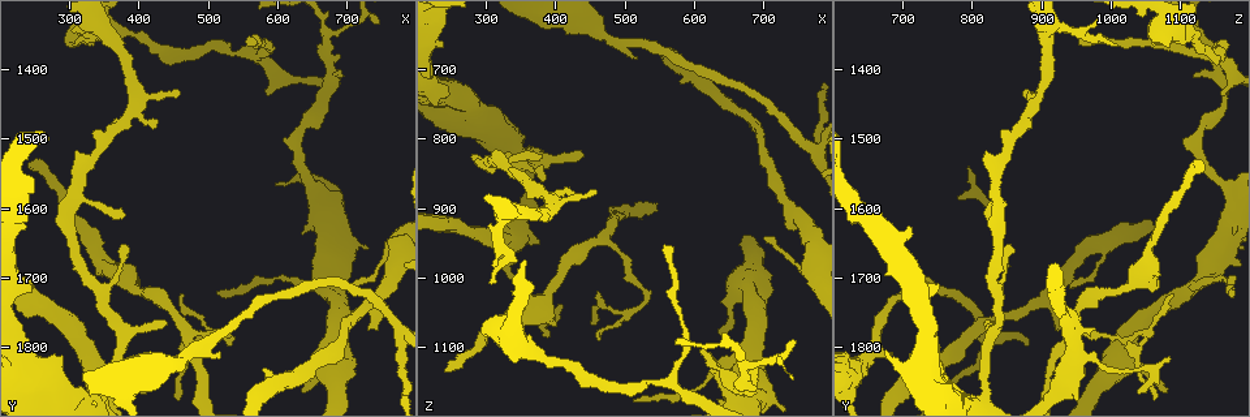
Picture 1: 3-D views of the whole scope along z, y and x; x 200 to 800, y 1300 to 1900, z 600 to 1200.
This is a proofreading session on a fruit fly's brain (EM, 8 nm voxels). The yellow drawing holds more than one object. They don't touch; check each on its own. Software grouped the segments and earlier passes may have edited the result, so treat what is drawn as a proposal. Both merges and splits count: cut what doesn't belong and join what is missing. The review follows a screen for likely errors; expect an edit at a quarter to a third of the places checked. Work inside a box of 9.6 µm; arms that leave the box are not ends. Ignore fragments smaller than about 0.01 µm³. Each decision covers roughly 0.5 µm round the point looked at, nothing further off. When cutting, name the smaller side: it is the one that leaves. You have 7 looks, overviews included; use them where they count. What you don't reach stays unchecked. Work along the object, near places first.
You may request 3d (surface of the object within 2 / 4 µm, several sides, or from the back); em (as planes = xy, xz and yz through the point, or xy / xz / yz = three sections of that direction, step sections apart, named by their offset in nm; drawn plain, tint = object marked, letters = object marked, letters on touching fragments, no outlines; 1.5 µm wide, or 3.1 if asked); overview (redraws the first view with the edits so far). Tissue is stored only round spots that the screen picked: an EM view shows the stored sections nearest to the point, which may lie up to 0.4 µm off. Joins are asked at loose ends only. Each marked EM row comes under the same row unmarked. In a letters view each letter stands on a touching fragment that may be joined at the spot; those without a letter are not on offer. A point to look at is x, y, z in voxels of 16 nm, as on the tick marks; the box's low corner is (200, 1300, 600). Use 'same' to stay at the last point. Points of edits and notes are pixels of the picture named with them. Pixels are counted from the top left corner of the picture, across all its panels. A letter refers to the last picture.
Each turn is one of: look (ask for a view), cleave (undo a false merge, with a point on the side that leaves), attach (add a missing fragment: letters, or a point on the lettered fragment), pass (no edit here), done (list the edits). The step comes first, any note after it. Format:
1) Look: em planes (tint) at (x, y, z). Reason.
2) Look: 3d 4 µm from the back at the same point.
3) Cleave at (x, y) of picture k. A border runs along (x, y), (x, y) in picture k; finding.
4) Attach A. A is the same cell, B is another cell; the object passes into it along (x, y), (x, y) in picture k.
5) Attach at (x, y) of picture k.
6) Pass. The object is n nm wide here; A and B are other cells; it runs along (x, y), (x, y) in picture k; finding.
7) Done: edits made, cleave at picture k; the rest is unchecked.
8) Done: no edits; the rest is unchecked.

Look: 3d 4 µm at (495, 1845, 915). A narrow waist.

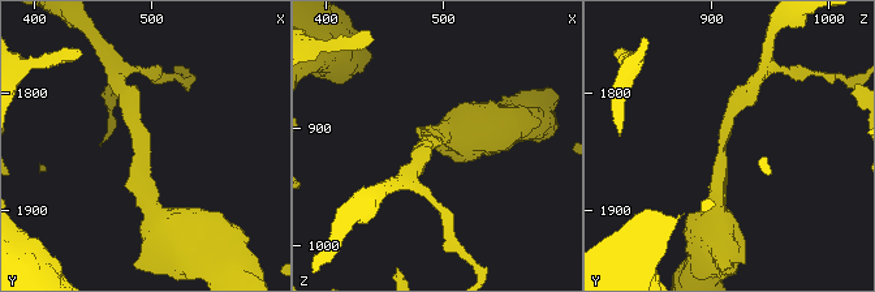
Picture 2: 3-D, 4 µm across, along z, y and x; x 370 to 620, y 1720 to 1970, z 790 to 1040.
Look: em yz step 4 (letters) at (494, 1848, 910). The arms are 220, 220 nm wide.

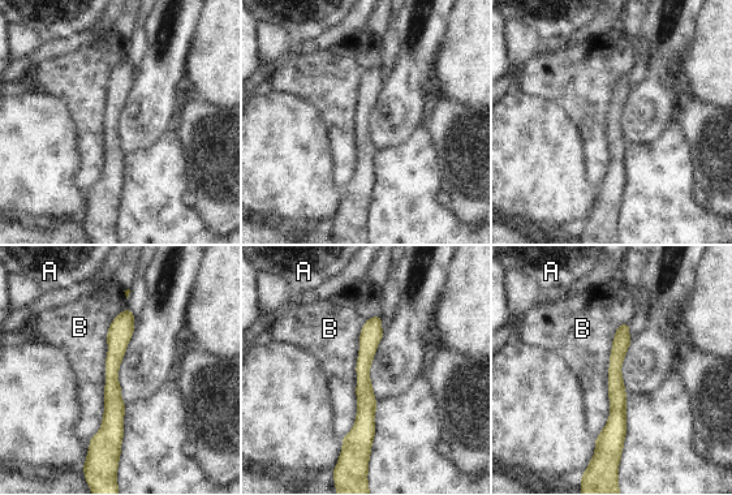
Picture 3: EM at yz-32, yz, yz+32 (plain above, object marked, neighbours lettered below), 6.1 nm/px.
Pass. A and B are other cells; it runs along (126, 313), (112, 361), (111, 448) in picture 3; continuous, no second cell.

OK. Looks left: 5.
Look: em yz step 8 (letters) at (725, 1770, 925). Branch stops here.

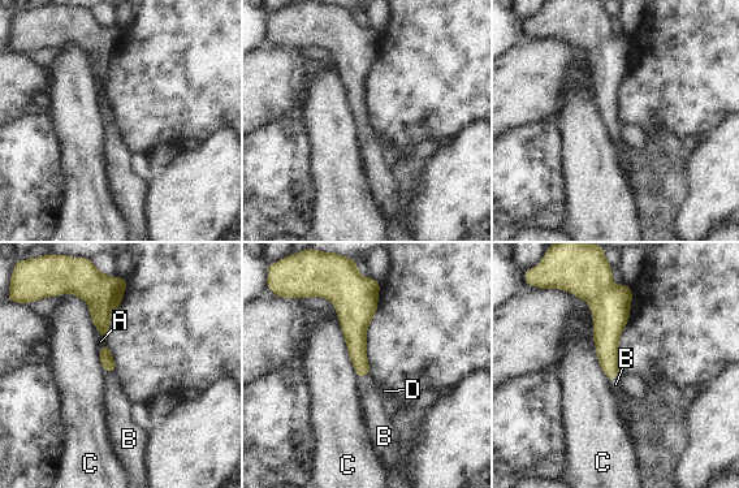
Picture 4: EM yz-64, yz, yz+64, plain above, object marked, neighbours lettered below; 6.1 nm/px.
Look: em planes (letters) at the same point. Another direction.

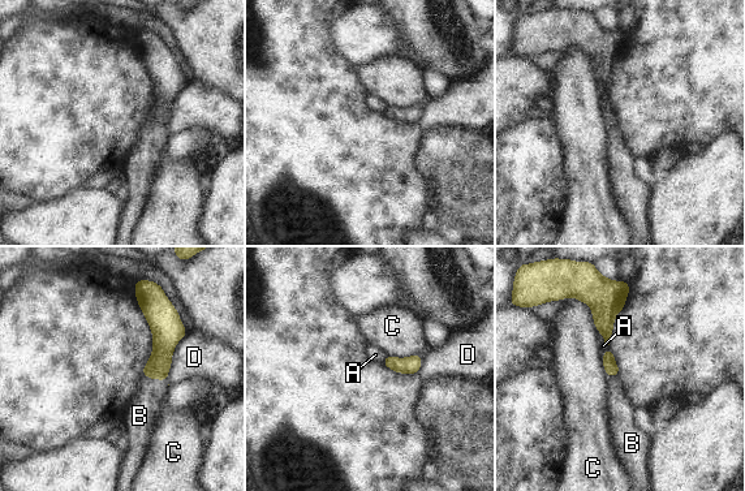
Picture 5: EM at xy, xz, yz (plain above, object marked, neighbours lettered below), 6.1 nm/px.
Attach B. B is the same cell, A, C and D are other cells; the cell continues.

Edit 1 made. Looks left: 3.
Look: overview. See it whole again.

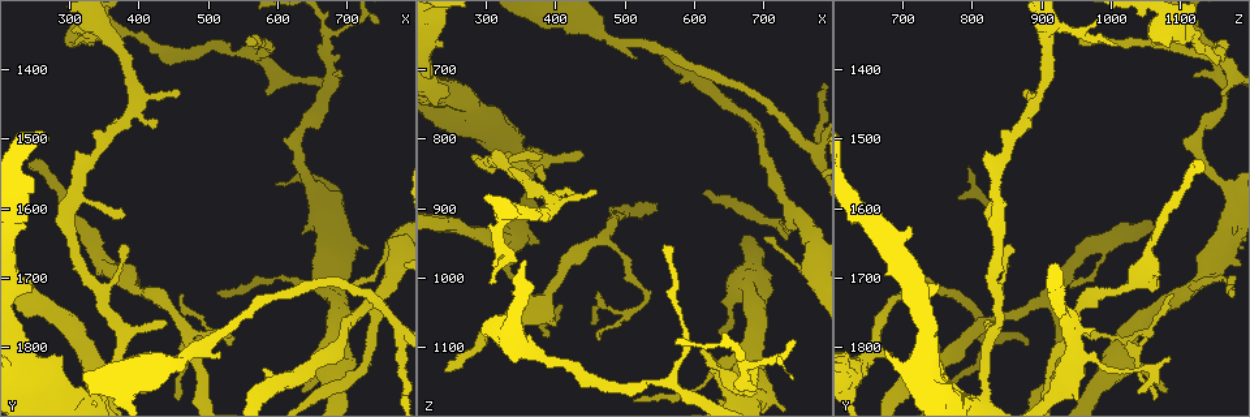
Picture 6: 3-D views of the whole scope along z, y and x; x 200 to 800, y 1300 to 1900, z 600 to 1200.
Look: 3d 2 µm at (760, 1670, 990). Sudden change in width.

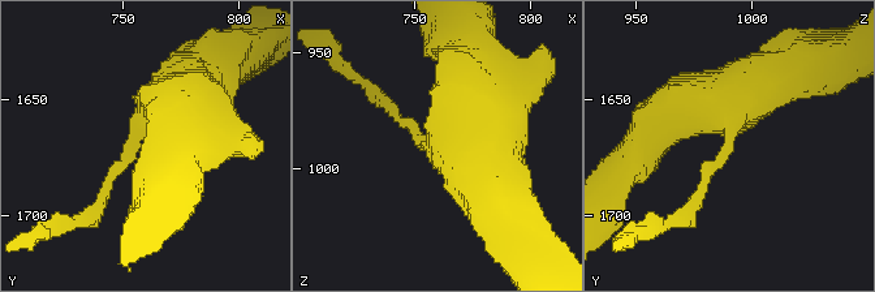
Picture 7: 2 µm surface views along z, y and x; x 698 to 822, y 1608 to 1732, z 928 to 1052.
Look: em planes (letters) at (757, 1665, 988).

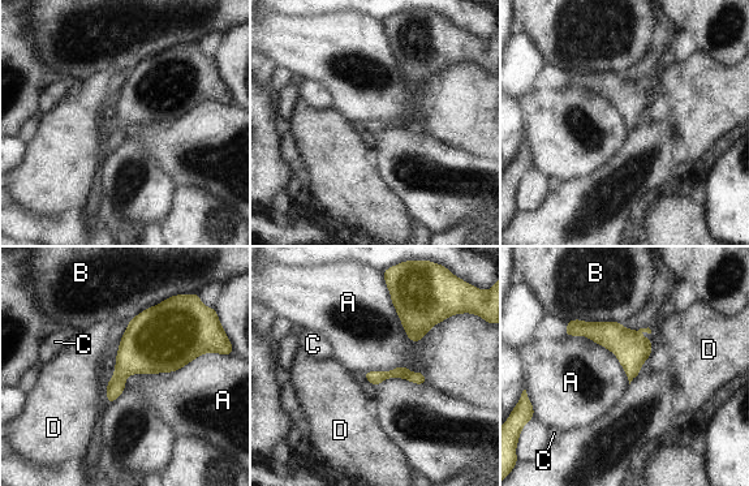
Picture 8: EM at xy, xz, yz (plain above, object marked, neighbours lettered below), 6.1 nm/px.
Pass. The object is 80 nm wide here; A, B, C and D are other cells; it runs along (367, 374), (408, 374), (422, 381) in picture 8; all the same cell.

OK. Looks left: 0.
Done: edits made, attach at picture 5; the rest is unchecked.

